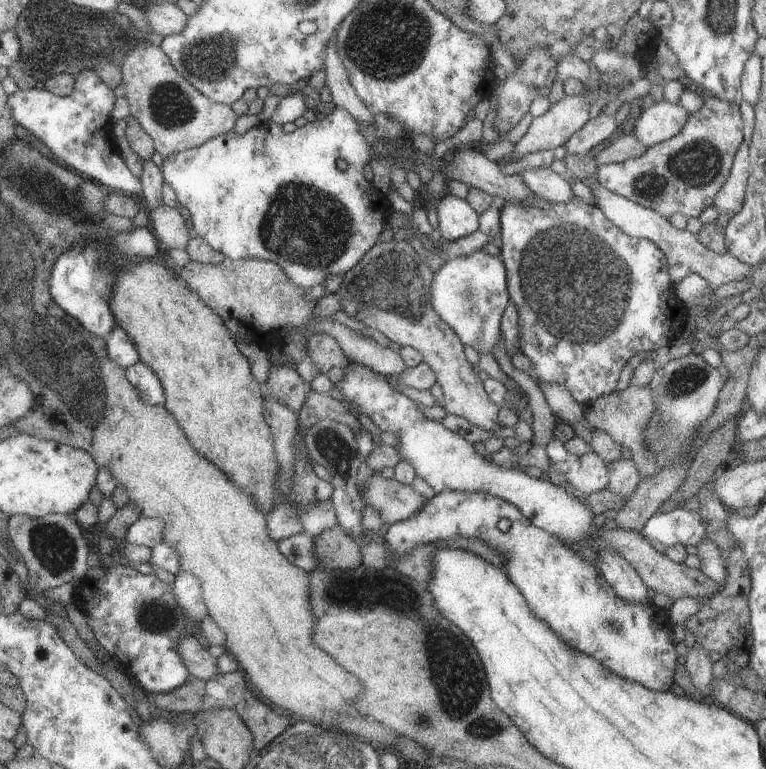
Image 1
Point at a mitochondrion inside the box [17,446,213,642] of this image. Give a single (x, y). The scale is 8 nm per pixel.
(54, 546)

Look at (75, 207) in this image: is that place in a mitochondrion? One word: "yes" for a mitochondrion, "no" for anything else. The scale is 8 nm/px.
yes

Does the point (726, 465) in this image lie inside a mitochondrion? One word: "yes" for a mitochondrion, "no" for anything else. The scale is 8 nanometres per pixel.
no

